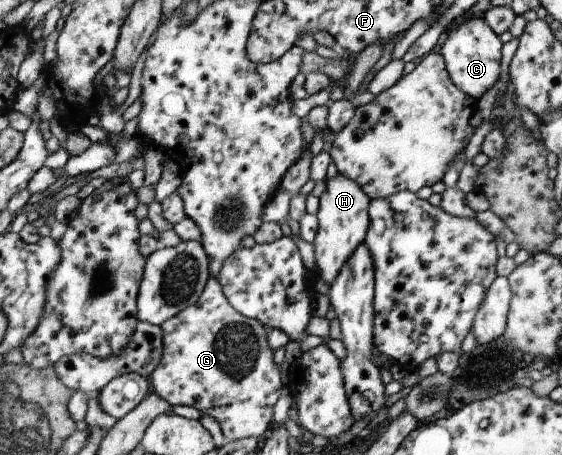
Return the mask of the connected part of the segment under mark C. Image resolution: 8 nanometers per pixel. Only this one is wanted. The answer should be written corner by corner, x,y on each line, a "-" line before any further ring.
471,18
447,33
440,54
444,56
449,75
460,90
468,96
478,99
483,96
501,74
501,50
503,42
493,31
485,18

